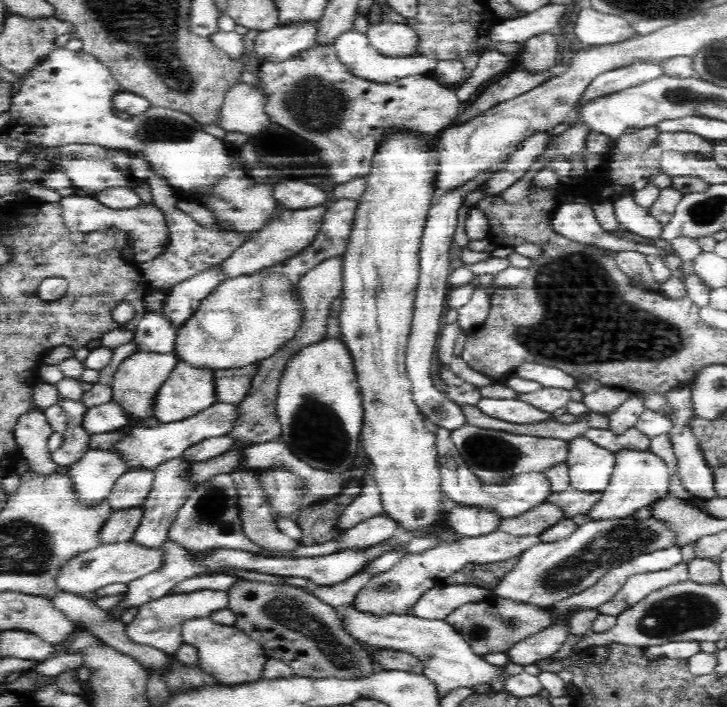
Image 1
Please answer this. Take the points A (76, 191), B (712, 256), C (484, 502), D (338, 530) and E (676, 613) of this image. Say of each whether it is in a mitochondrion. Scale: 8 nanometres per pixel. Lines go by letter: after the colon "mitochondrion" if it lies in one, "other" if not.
A: other
B: other
C: other
D: other
E: mitochondrion

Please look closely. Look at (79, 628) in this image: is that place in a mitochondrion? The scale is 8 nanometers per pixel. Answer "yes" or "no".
no

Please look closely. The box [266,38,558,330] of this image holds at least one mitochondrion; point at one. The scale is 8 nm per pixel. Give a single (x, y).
(320, 103)

